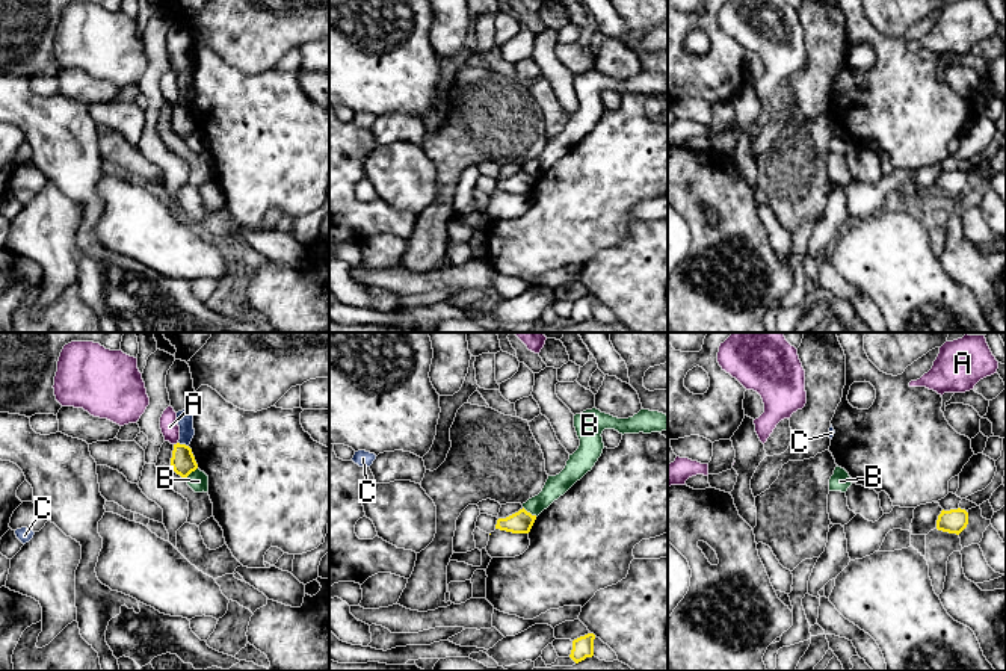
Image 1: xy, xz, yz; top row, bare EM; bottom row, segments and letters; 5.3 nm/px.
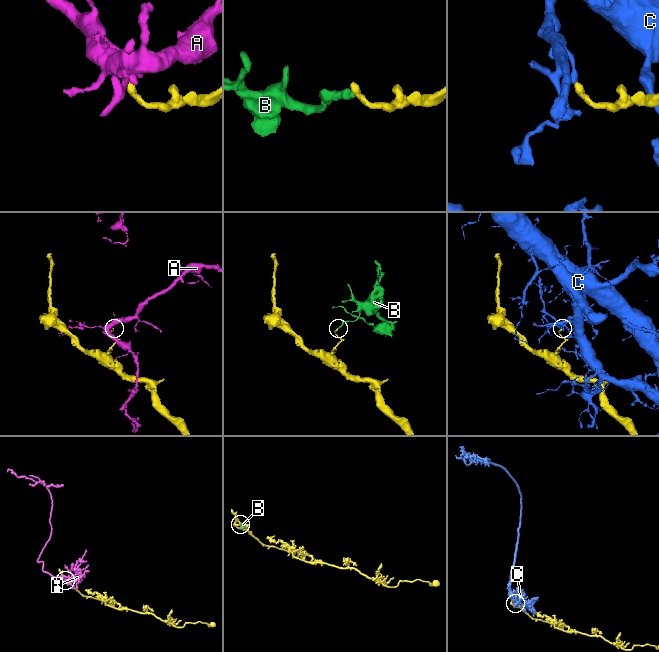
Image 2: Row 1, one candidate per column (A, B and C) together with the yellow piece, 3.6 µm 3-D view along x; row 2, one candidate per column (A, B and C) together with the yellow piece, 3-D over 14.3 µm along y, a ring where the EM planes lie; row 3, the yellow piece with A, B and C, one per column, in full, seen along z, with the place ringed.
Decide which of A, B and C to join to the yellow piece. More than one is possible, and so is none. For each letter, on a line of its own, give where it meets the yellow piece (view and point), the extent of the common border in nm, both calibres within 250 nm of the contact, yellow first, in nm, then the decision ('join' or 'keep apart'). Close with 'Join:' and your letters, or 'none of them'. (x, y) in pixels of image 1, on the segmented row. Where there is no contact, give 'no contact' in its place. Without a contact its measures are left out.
A: contact xy (177, 443); length 30 nm; calibres 130 and 100 nm; keep apart
B: contact xz (529, 513); length 90 nm; calibres 120 and 120 nm; keep apart
C: contact xy (183, 445); length 60 nm; calibres 130 and 90 nm; keep apart
Join: none of them

